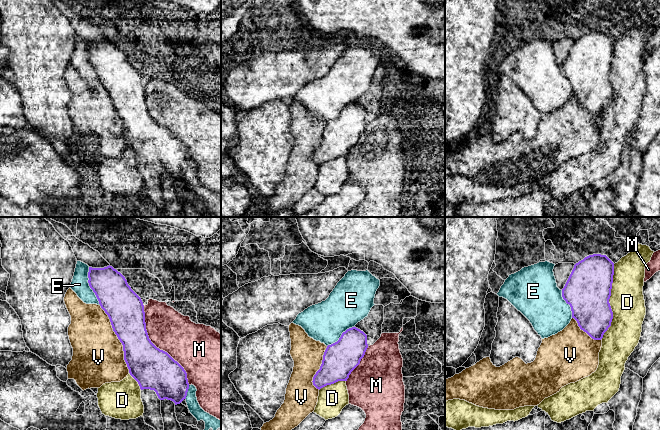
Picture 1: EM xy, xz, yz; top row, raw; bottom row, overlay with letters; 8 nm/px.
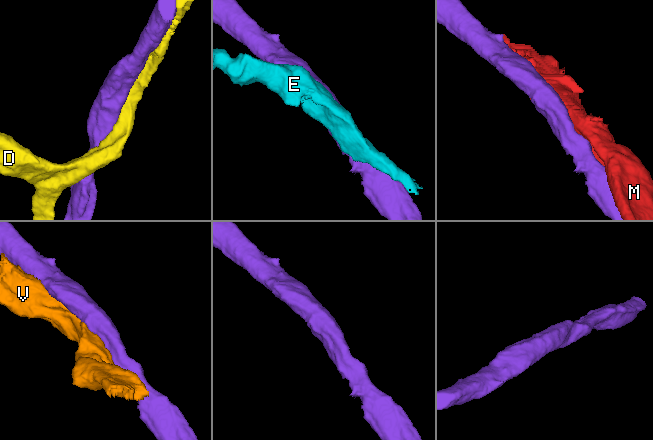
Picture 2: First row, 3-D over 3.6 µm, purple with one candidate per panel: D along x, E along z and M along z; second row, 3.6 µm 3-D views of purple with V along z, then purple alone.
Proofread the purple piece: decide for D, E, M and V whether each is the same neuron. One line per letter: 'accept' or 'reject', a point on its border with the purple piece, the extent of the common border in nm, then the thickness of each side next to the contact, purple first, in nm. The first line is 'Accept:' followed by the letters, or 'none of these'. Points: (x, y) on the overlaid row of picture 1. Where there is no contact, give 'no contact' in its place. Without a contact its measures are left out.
Accept: none of these
D: reject; meets purple in yz at (608, 301); contact 600 nm long; 360 nm thick on the purple side, 280 nm on the other
E: reject; meets purple in xy at (89, 285); contact 320 nm long; 280 nm thick on the purple side, 140 nm on the other
M: reject; meets purple in xy at (156, 347); contact 750 nm long; 320 nm thick on the purple side, 340 nm on the other
V: reject; meets purple in xy at (118, 338); contact 600 nm long; 300 nm thick on the purple side, 420 nm on the other

